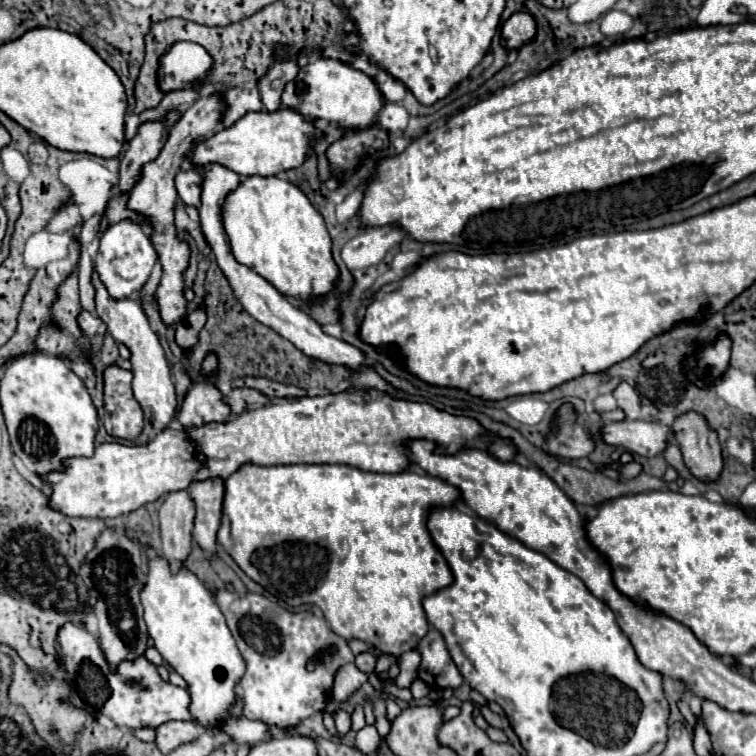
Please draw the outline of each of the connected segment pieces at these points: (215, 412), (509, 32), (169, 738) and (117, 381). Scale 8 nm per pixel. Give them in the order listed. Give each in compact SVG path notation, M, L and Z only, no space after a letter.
M206 355L200 369L200 379L190 385L176 415L178 423L184 425L186 429L206 425L212 421L226 423L230 419L230 407L224 403L218 387L210 381L214 373L216 373L216 355Z
M514 13L502 25L502 45L506 49L518 49L532 41L536 35L536 23L530 13Z
M168 721L156 727L156 747L166 755L182 743L190 743L198 737L200 727L192 721Z
M110 365L104 371L104 427L116 439L132 441L142 431L142 409L132 395L132 373Z

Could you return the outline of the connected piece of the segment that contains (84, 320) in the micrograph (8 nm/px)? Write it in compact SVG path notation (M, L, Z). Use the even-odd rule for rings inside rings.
M80 311L80 315L78 315L78 327L80 327L80 331L82 331L84 337L90 339L92 335L96 335L98 329L100 329L100 325L102 325L100 317L96 317L90 311Z

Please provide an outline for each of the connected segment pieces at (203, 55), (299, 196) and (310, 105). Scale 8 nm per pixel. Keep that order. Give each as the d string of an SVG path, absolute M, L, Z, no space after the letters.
M180 41L164 57L160 57L160 87L164 93L194 87L212 67L208 51L196 43Z
M246 177L240 187L226 197L224 227L230 237L236 261L256 271L282 295L294 297L302 301L302 305L312 305L312 299L324 299L334 289L340 271L332 259L332 241L326 231L324 219L312 207L308 197L290 181L280 177Z
M318 57L302 67L292 83L284 87L282 109L292 109L304 119L326 119L338 123L340 129L368 129L378 123L378 111L384 105L384 95L372 77L354 69L348 63Z

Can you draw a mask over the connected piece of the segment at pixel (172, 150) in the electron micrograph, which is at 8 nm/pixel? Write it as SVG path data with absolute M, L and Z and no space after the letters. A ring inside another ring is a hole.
M214 91L210 95L202 95L180 119L178 123L170 129L168 141L162 147L160 155L152 161L146 163L140 171L140 179L136 183L136 187L128 193L128 209L140 213L142 217L148 219L148 223L152 225L152 245L158 251L158 261L162 265L162 277L160 283L154 291L156 303L160 307L160 317L166 325L176 325L184 315L186 315L186 297L184 297L184 271L188 269L188 261L190 261L190 247L186 241L178 239L176 235L176 227L174 227L174 201L178 199L176 187L174 187L174 177L180 171L180 165L186 157L186 153L190 151L190 147L194 145L194 141L200 141L216 131L222 129L222 117L226 111L226 103L224 103L224 93L222 91Z

